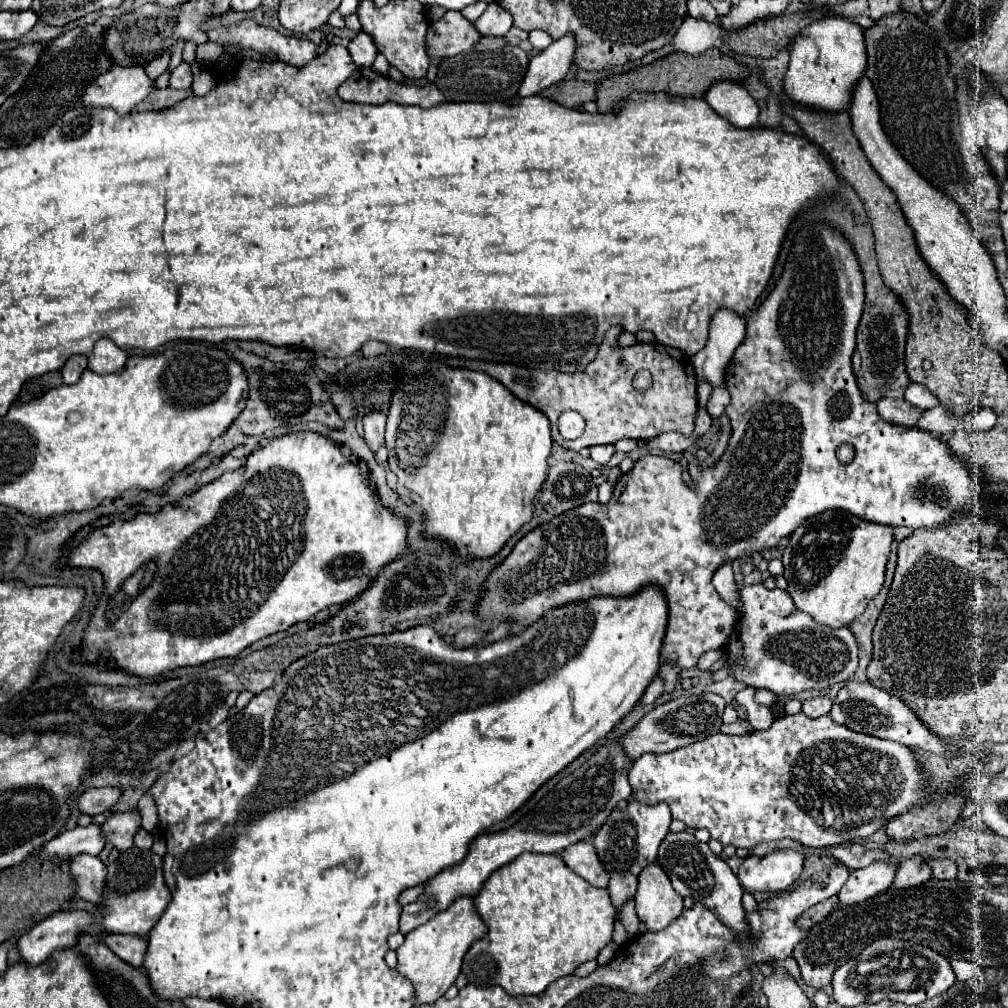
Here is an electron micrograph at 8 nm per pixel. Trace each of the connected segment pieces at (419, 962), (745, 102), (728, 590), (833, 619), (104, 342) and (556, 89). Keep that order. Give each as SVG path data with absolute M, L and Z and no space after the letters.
M458 896L450 908L438 912L432 920L416 930L408 932L404 944L396 950L398 954L398 972L404 974L416 988L416 1004L436 1002L444 996L444 992L456 982L464 954L472 946L472 942L484 938L488 934L488 926L480 918L472 896Z
M734 82L714 84L706 96L706 102L712 106L712 110L718 116L728 120L736 128L758 126L760 108L742 84L734 84Z
M724 562L716 572L714 572L714 578L712 578L718 594L736 610L736 580L734 580L734 574L732 574L732 566L728 562Z
M826 510L808 518L800 524L788 538L788 546L784 548L784 578L788 580L788 592L794 598L796 606L808 612L816 622L828 624L832 628L840 628L850 624L856 616L860 616L868 602L880 592L886 574L886 562L890 558L890 544L894 540L894 528L874 524L868 520L860 520L858 516L844 510Z
M100 338L100 342L94 344L92 354L88 356L88 368L96 374L110 374L120 370L128 360L126 350L118 348L112 340Z
M562 80L550 88L546 88L540 96L550 98L566 108L580 108L584 102L596 100L598 84L582 82L582 80Z

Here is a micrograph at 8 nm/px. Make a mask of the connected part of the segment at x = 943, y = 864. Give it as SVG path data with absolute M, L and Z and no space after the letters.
M930 858L932 864L932 878L934 880L950 880L950 878L956 878L956 864L948 858L944 860L938 860L938 858Z

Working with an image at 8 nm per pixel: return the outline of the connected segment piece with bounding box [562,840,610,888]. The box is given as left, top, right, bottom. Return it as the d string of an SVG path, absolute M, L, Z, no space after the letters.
M582 840L578 844L572 844L570 848L566 848L562 852L562 858L564 858L568 868L572 868L578 876L588 880L590 884L594 884L598 888L608 886L610 876L604 870L604 866L602 866L602 862L600 862L590 840Z

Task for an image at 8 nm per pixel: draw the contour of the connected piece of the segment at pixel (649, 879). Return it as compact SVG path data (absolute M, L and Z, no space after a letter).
M658 862L648 864L638 876L636 912L650 932L666 928L682 912L682 898L672 888L670 878Z

